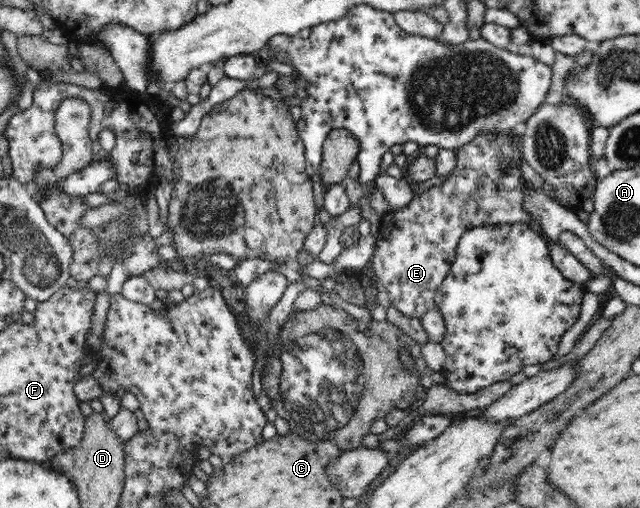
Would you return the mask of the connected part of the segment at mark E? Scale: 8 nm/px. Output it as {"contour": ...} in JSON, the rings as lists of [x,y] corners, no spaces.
{"contour":[[[520,130],[506,131],[481,131],[475,135],[469,143],[463,147],[453,149],[455,154],[455,167],[447,176],[447,180],[439,187],[433,186],[422,195],[409,201],[409,204],[382,215],[380,228],[376,234],[379,245],[372,255],[372,268],[376,278],[383,283],[391,303],[403,315],[410,318],[419,318],[426,311],[436,308],[434,303],[438,288],[449,275],[452,262],[455,260],[457,243],[465,231],[481,226],[496,226],[512,223],[526,223],[534,225],[538,223],[532,213],[524,210],[523,202],[526,191],[531,183],[523,178],[521,165],[522,144],[519,140]]]}

